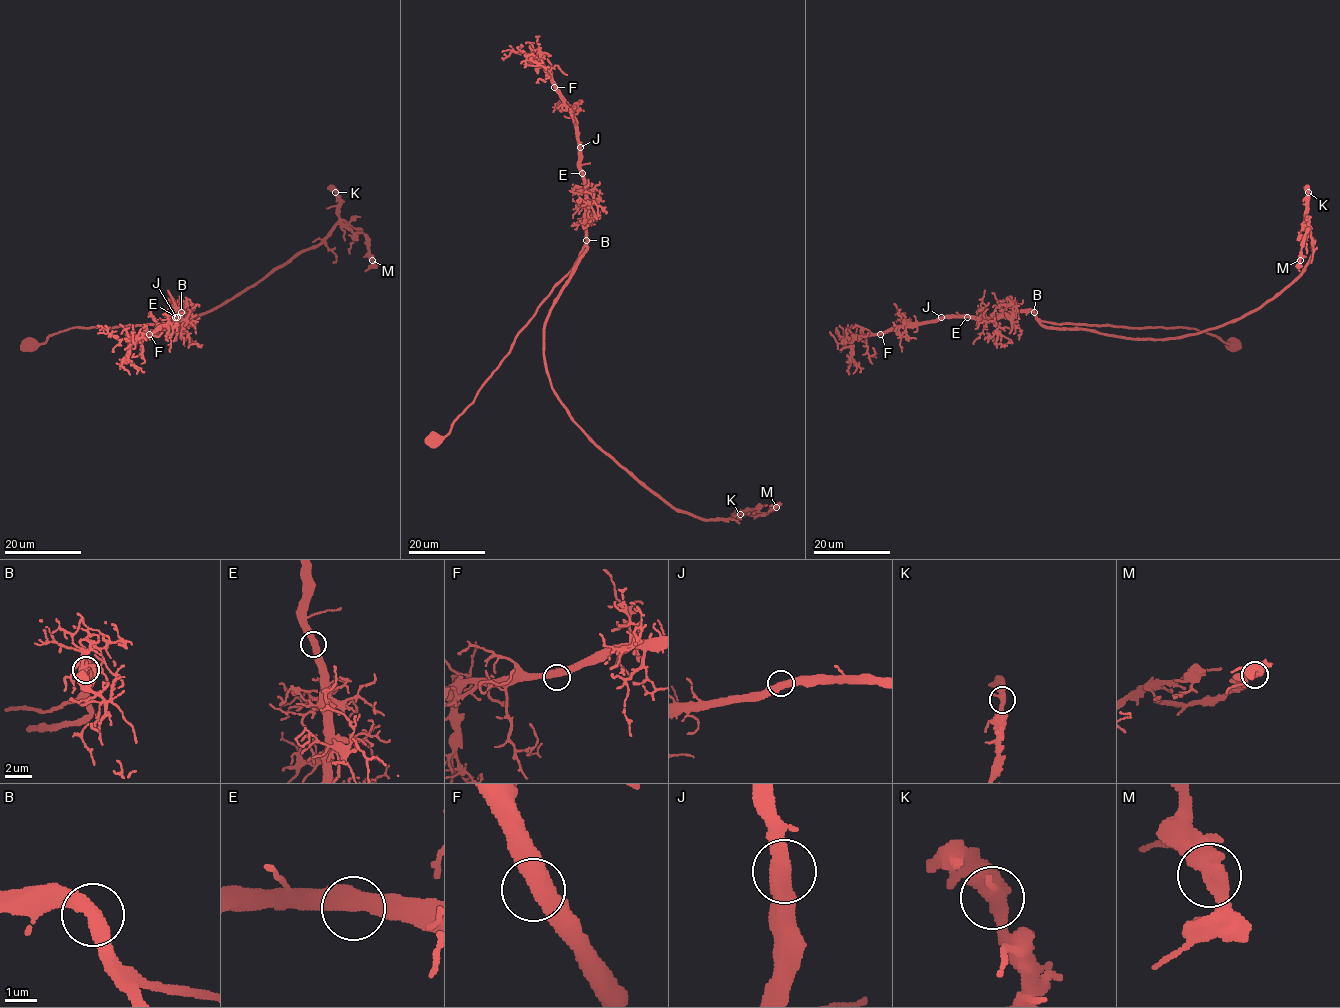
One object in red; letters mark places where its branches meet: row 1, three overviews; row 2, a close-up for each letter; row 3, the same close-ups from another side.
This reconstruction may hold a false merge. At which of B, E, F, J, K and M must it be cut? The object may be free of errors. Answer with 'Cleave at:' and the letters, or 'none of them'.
Cleave at: none of them

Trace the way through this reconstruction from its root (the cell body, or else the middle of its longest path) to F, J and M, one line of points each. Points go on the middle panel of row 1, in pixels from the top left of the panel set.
F: (433, 440), (444, 437), (472, 402), (586, 242), (586, 191), (574, 116), (554, 87)
J: (433, 440), (444, 437), (472, 402), (510, 350), (517, 332), (578, 257), (586, 242), (580, 147)
M: (433, 440), (472, 402), (585, 245), (543, 336), (546, 373), (571, 419), (677, 509), (729, 519), (776, 507)

